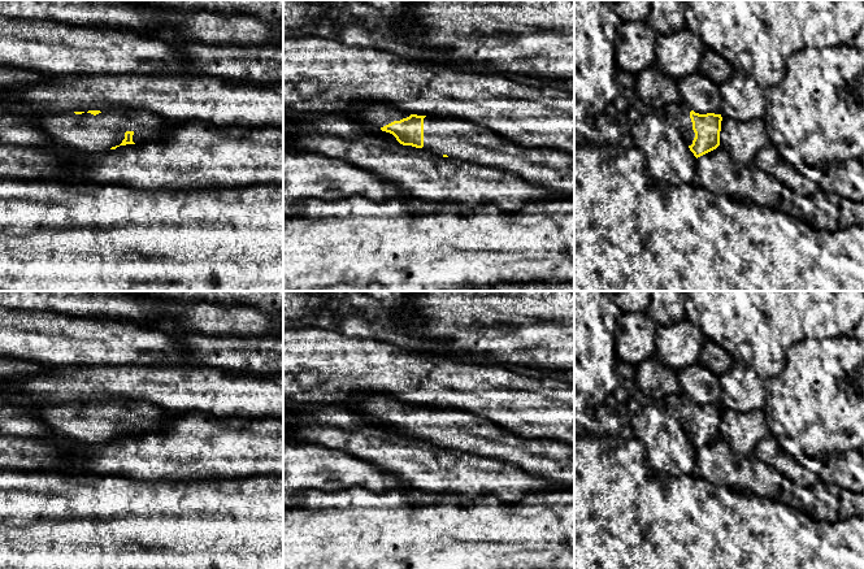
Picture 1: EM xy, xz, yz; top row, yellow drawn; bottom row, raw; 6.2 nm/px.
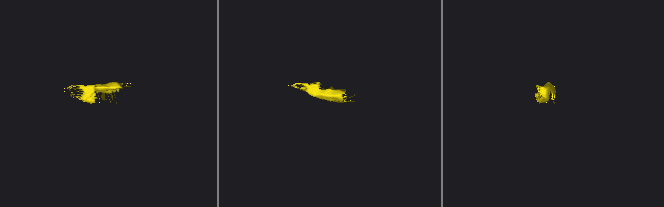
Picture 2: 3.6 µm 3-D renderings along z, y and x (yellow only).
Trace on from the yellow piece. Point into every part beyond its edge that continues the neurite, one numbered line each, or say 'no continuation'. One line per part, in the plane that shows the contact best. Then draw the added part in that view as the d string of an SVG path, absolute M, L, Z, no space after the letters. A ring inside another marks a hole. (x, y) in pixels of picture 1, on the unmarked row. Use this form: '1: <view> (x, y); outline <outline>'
1: xz (554, 460); outline M424 409L424 440L494 457L534 475L574 486L574 446L566 442L525 438L477 414L455 409Z
2: yz (677, 405); outline M683 394L670 395L660 401L664 409L680 422L687 436L691 436L695 429L690 403L691 400Z

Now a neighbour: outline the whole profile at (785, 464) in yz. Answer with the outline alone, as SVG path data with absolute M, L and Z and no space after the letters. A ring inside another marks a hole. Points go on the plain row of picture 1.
M769 435L761 439L755 448L754 456L763 462L769 464L777 469L785 478L789 478L795 485L811 488L819 479L819 475L806 469L796 462L790 455L787 455L777 443L777 440Z

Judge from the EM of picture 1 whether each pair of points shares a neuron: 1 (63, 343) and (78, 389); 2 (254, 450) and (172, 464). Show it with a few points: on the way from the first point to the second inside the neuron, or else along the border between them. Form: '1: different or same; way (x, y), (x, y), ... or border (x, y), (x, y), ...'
1: different; border (100, 364), (47, 366)
2: same; way (233, 450), (192, 450)

